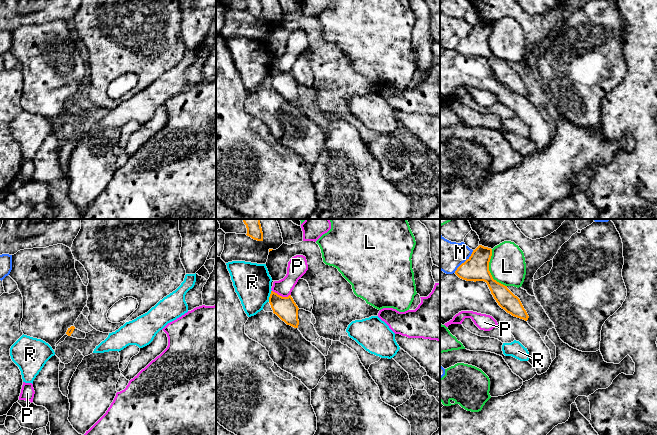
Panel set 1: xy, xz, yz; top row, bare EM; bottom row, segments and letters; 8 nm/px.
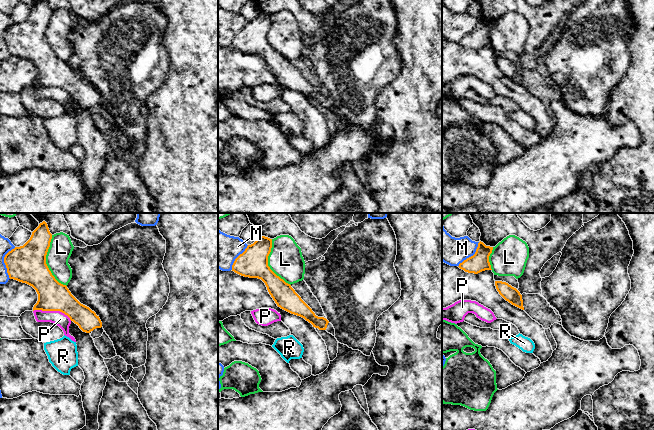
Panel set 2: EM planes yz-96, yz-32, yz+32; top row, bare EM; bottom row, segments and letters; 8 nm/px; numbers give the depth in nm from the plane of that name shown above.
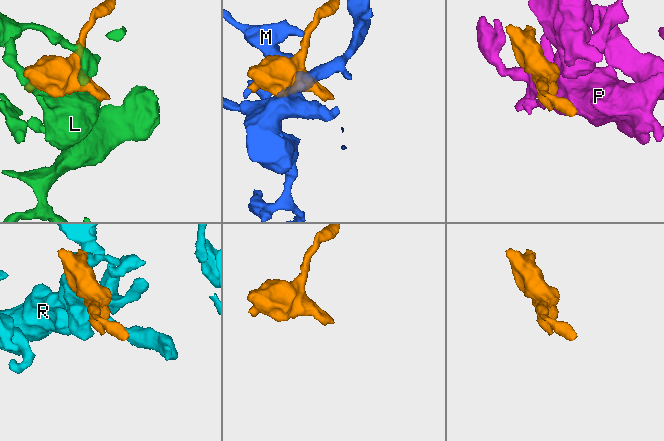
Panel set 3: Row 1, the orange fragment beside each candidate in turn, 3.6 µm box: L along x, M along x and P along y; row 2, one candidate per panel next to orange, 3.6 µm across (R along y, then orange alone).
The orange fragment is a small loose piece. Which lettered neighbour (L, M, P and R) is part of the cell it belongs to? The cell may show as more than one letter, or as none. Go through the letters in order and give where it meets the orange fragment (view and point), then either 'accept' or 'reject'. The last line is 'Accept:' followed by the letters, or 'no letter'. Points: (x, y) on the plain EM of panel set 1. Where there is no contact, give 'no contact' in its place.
L: yz (488, 46) | reject
M: yz (465, 37) | reject
P: xz (281, 72) | reject
R: xz (270, 72) | reject
Accept: no letter

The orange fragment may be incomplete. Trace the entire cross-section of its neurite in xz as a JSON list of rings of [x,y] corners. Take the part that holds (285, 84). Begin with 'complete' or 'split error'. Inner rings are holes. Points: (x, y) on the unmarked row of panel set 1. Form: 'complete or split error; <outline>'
complete; [[[271,67],[269,79],[271,81],[273,89],[276,90],[282,97],[284,97],[287,101],[298,104],[299,84],[294,78],[291,71],[288,73],[282,73],[277,69]]]

